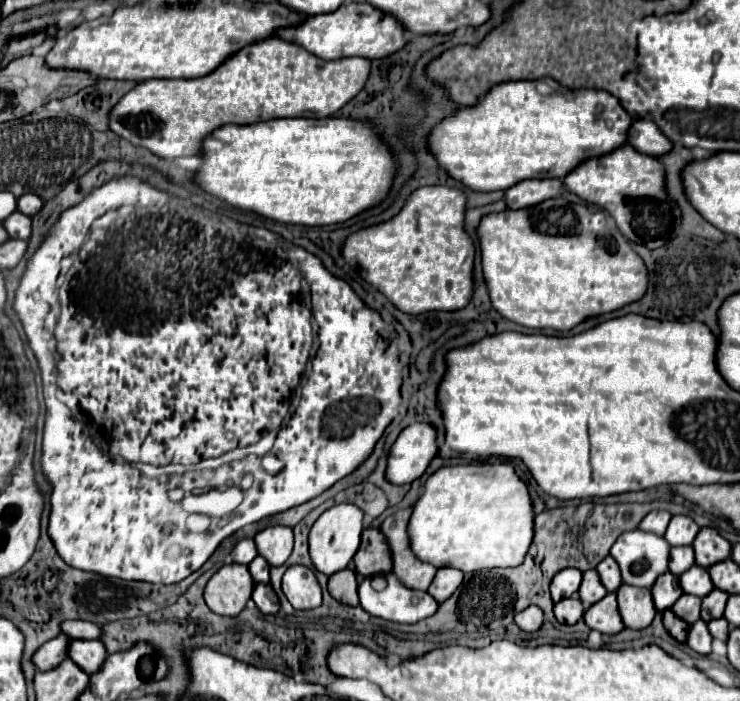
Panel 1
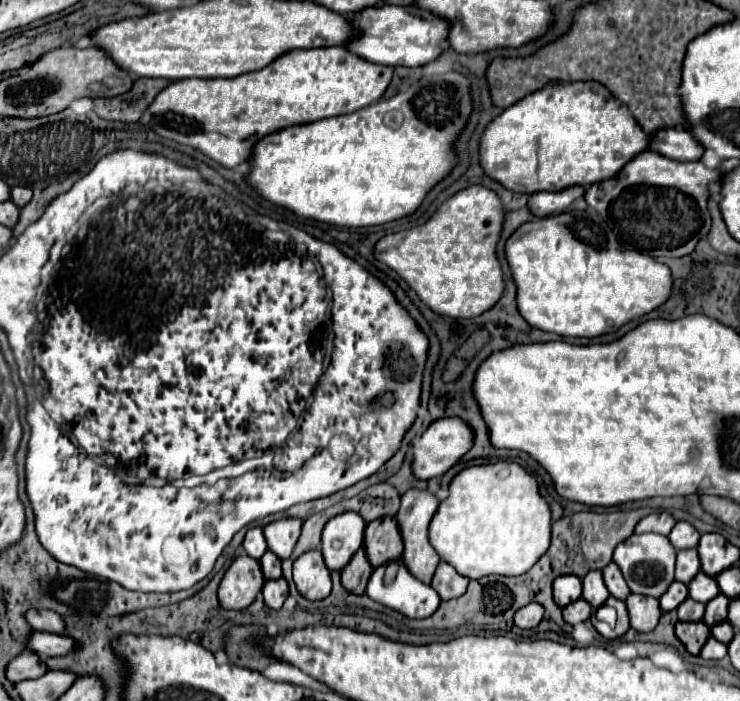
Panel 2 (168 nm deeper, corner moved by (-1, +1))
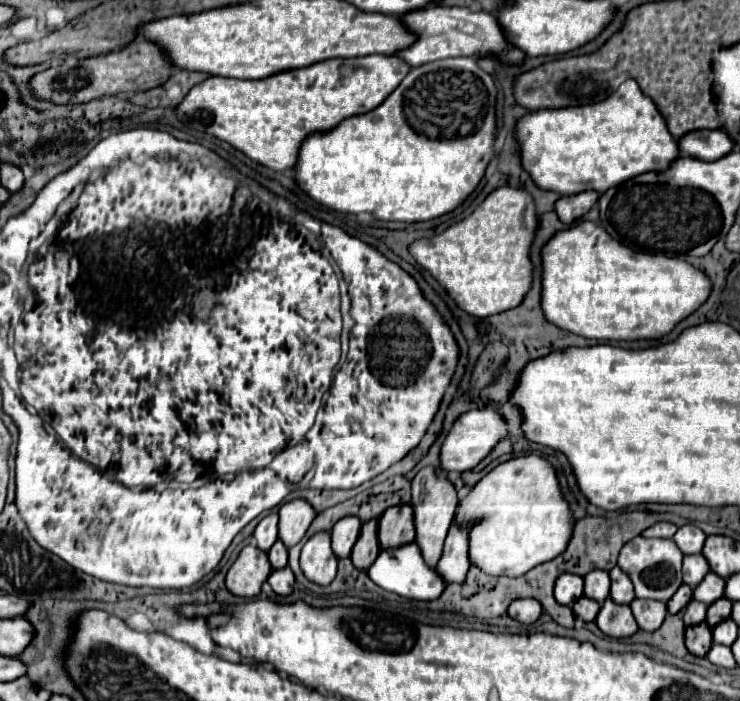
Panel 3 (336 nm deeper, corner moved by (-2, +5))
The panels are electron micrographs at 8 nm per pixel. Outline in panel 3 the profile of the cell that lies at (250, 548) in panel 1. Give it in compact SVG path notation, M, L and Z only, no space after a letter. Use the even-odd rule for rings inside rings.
M272 513L272 515L268 515L268 517L264 517L258 525L256 525L256 529L254 529L254 539L256 539L256 547L260 549L260 551L268 551L272 545L274 545L274 541L278 539L278 515L276 513Z

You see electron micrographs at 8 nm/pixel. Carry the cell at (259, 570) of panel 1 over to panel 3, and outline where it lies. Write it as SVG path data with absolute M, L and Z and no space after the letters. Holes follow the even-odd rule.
M276 541L272 549L268 551L268 559L272 569L284 569L288 563L288 549L282 545L282 541Z

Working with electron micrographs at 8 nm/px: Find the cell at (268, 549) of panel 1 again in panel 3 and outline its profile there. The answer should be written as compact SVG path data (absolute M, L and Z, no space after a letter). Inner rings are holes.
M294 499L290 503L284 503L278 515L278 539L290 549L304 537L306 529L316 517L316 511L304 499Z

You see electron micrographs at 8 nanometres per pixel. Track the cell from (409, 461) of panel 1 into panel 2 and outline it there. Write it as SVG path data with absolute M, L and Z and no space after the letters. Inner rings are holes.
M459 417L451 419L439 419L429 425L429 429L417 439L415 443L415 455L413 455L413 473L419 479L433 479L445 475L453 465L459 463L459 459L473 447L475 433L473 429Z

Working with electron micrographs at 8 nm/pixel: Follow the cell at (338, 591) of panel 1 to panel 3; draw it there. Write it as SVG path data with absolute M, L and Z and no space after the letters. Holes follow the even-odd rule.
M376 519L368 521L362 525L360 537L352 549L352 563L358 571L368 571L372 561L378 557L380 549L378 549L378 537L376 537Z

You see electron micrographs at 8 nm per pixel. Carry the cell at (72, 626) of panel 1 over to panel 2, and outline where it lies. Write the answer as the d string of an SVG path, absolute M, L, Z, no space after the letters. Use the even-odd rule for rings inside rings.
M29 609L25 613L25 621L35 631L47 631L47 633L65 633L65 623L61 621L61 615L49 609Z

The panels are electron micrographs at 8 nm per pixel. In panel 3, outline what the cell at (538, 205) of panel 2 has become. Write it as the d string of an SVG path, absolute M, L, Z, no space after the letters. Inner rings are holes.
M582 191L576 195L560 197L556 201L556 213L558 213L562 223L570 225L574 219L582 217L598 201L598 197L600 197L598 191Z

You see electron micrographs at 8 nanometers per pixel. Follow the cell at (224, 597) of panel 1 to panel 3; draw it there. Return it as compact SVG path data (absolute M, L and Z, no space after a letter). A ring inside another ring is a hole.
M246 545L226 575L226 587L238 597L256 597L272 567L268 555L254 545Z

